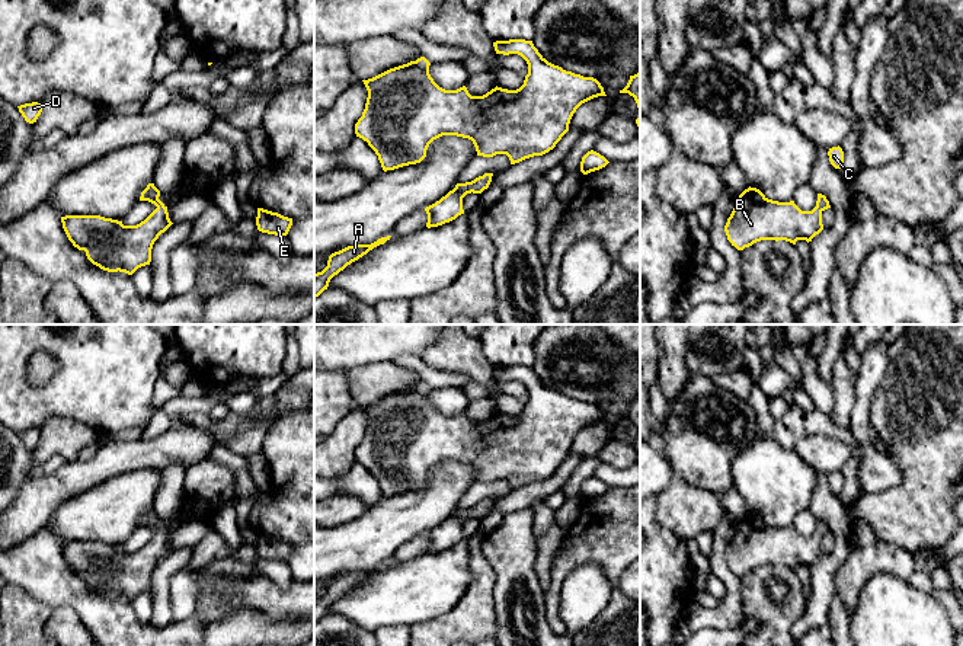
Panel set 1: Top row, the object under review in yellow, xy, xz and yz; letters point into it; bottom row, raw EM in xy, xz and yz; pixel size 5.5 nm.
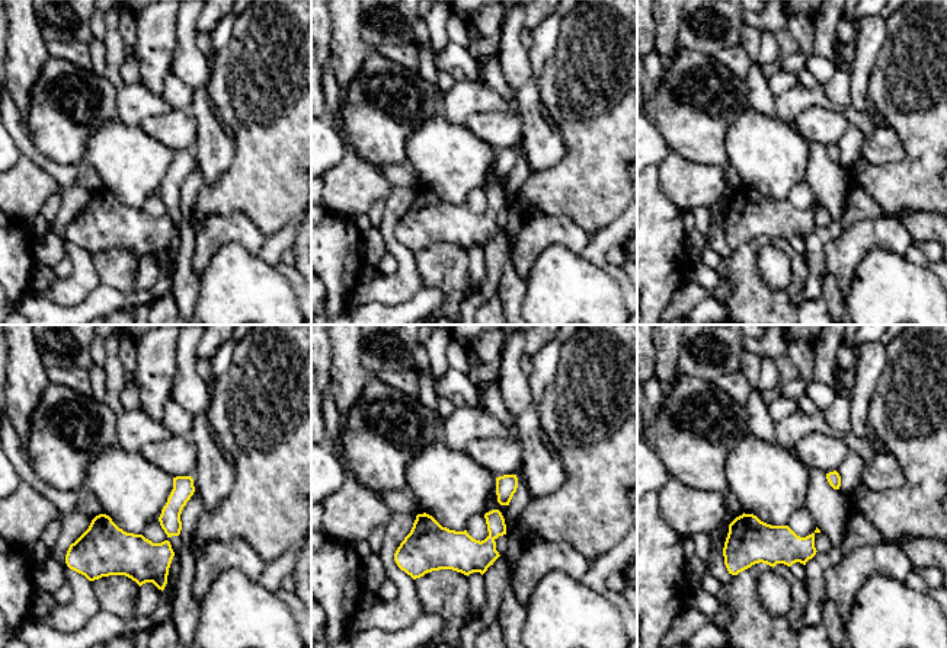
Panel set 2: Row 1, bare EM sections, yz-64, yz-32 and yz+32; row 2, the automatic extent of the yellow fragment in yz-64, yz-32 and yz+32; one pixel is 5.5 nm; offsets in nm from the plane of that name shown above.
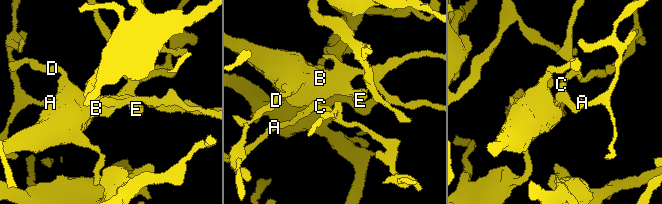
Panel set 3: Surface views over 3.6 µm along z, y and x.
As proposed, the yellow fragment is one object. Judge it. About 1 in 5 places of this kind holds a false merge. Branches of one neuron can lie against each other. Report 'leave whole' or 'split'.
leave whole

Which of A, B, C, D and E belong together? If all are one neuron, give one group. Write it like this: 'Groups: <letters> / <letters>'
Groups: A B C D E

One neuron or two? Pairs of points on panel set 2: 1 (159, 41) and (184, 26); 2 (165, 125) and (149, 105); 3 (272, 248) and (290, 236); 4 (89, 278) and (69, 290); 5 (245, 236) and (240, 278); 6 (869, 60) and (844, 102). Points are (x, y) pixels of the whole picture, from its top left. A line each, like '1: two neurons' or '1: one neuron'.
1: two neurons
2: two neurons
3: one neuron
4: one neuron
5: two neurons
6: two neurons

